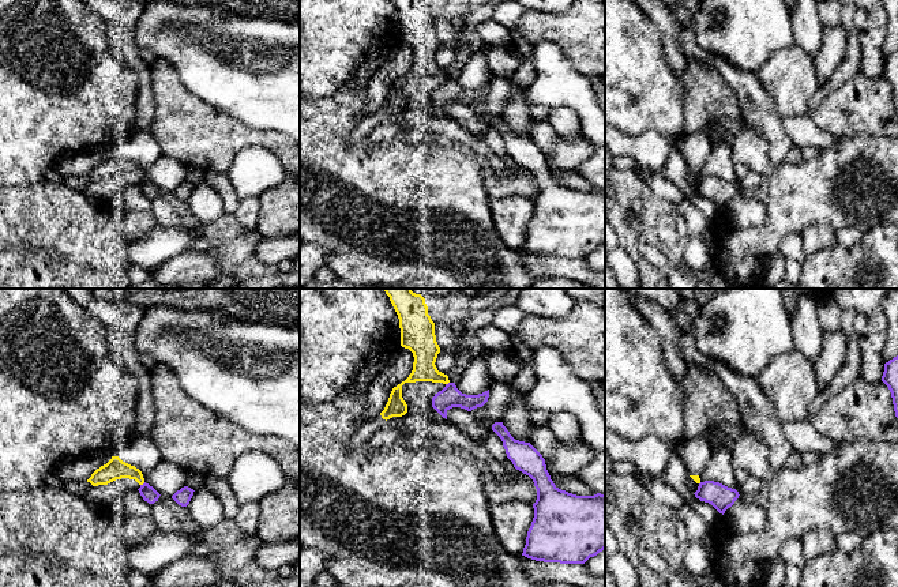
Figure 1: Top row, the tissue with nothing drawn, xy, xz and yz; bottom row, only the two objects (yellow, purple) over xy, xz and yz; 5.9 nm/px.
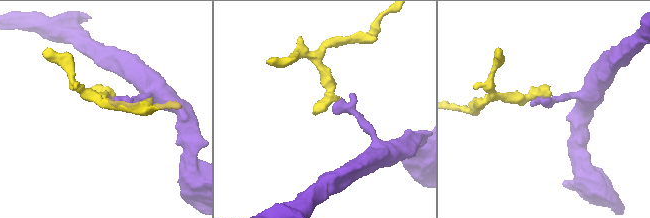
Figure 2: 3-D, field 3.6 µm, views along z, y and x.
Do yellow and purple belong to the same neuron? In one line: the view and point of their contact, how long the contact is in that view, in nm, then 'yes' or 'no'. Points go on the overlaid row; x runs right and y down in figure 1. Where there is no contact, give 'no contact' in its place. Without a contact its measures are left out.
xy (142, 484) | 40 nm | no

